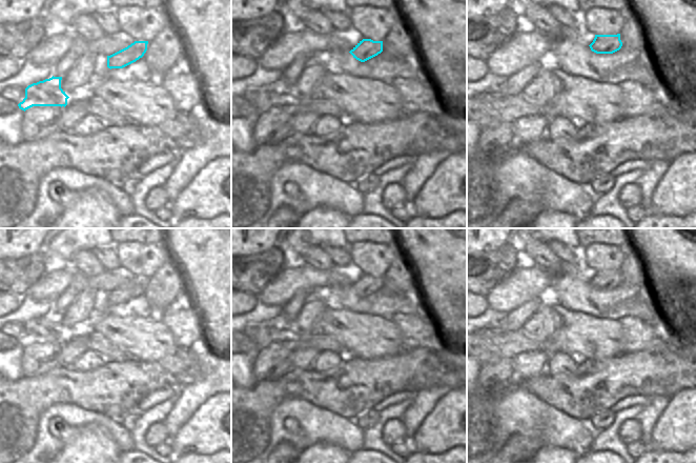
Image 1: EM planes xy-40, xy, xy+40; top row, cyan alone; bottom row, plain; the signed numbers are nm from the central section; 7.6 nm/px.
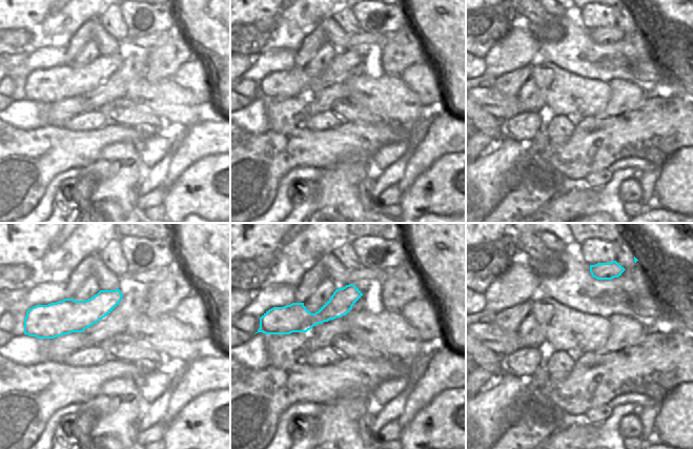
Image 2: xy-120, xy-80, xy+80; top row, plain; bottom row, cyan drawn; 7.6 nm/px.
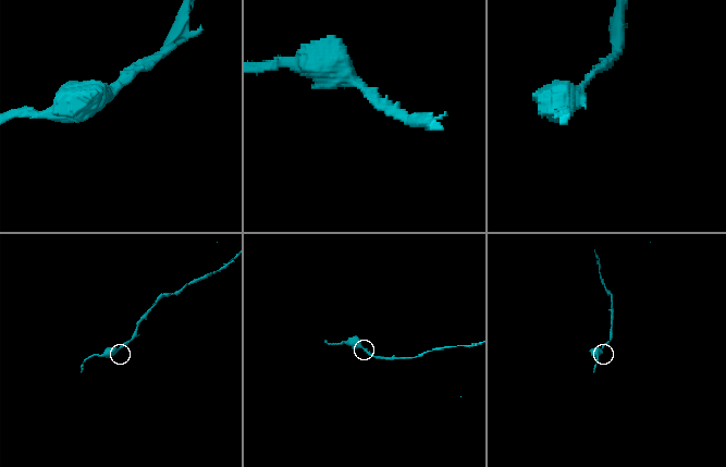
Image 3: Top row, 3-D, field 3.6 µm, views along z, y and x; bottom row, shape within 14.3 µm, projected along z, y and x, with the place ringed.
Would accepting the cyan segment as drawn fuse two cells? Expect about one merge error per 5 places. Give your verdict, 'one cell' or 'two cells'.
one cell

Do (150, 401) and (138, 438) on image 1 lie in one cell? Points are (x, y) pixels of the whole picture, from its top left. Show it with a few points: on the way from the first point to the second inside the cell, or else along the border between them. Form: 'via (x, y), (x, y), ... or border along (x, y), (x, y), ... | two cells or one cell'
border along (169, 398), (142, 412) | two cells

